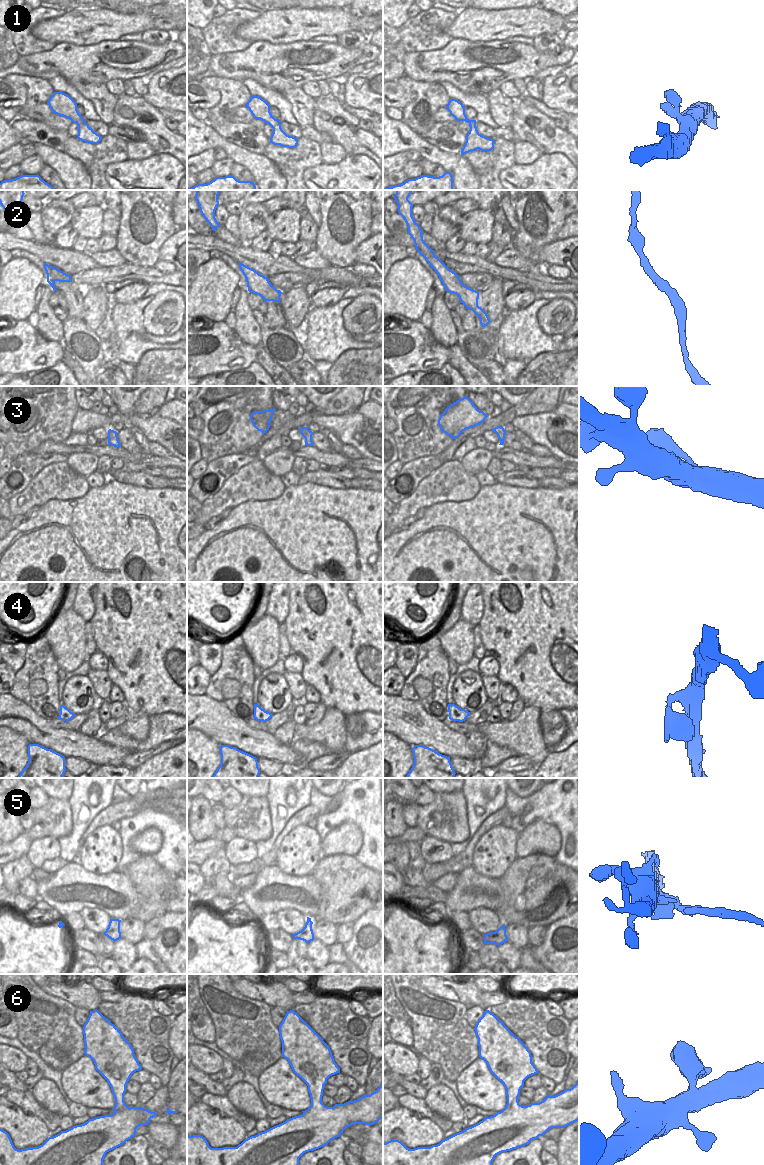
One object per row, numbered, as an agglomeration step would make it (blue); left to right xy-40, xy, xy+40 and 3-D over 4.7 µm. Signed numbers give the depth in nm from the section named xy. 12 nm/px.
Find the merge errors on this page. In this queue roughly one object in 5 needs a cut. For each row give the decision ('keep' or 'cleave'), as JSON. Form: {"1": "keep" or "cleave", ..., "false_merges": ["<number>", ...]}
{"1": "keep", "2": "keep", "3": "keep", "4": "keep", "5": "cleave", "6": "keep", "false_merges": ["5"]}

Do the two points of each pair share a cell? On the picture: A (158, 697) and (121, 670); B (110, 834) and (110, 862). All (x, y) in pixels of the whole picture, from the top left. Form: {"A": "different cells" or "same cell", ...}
{"A": "same cell", "B": "same cell"}

